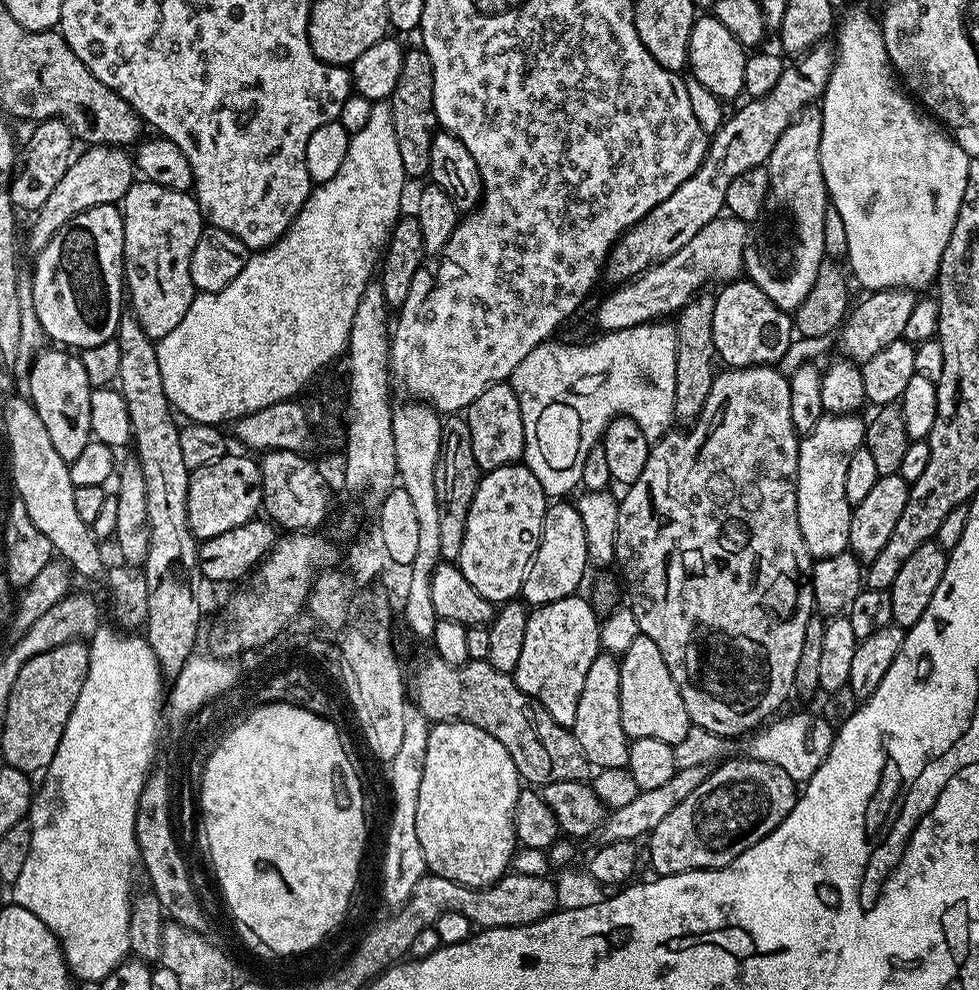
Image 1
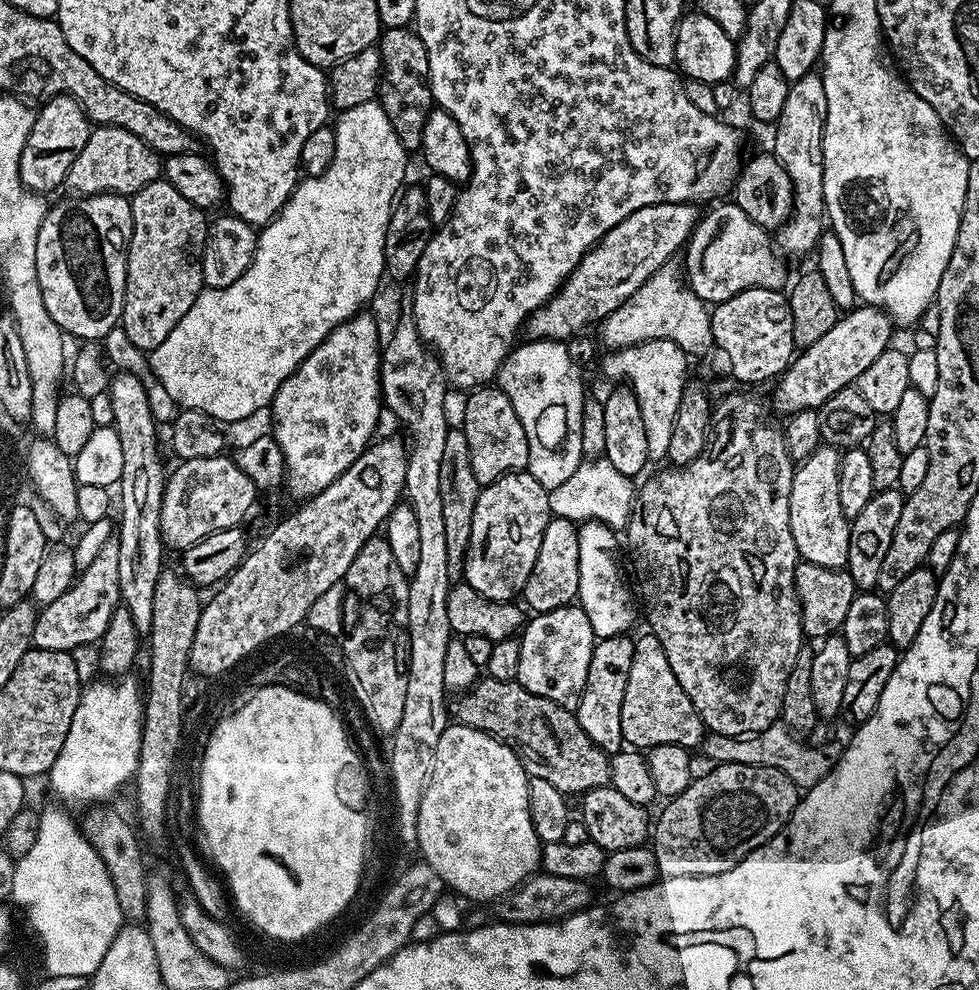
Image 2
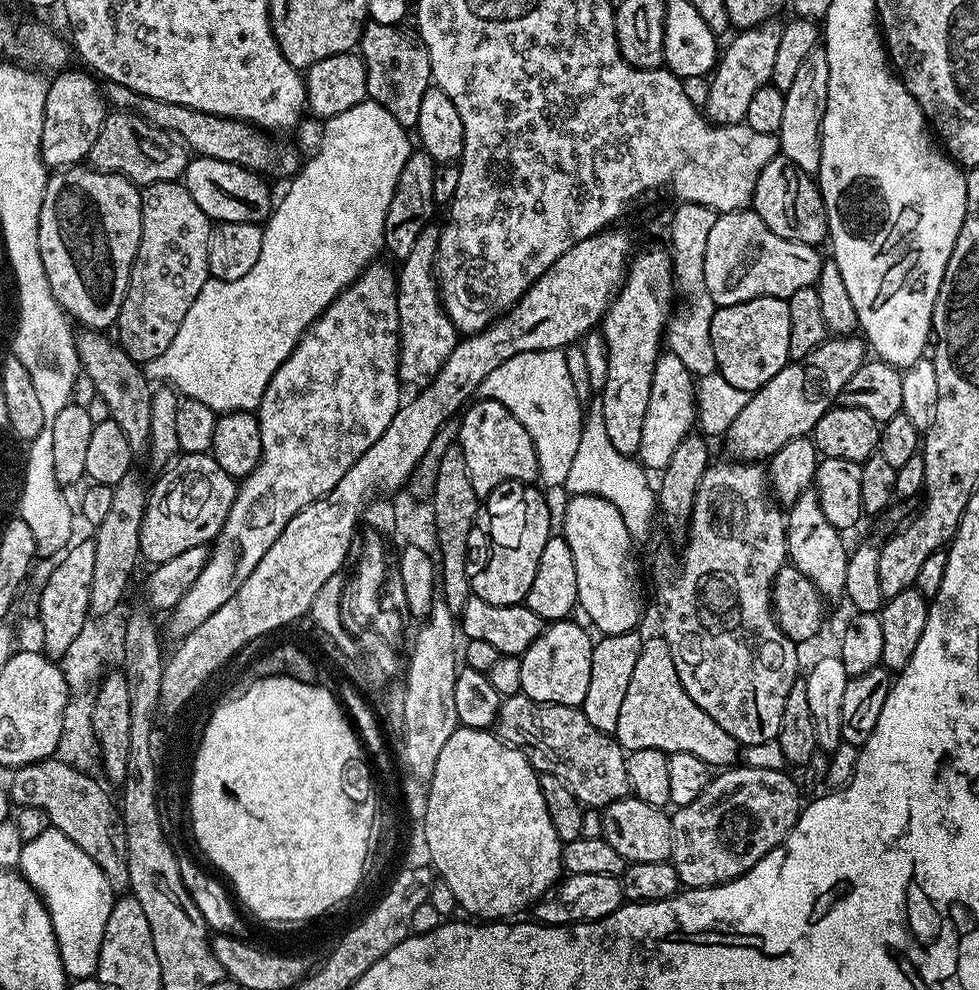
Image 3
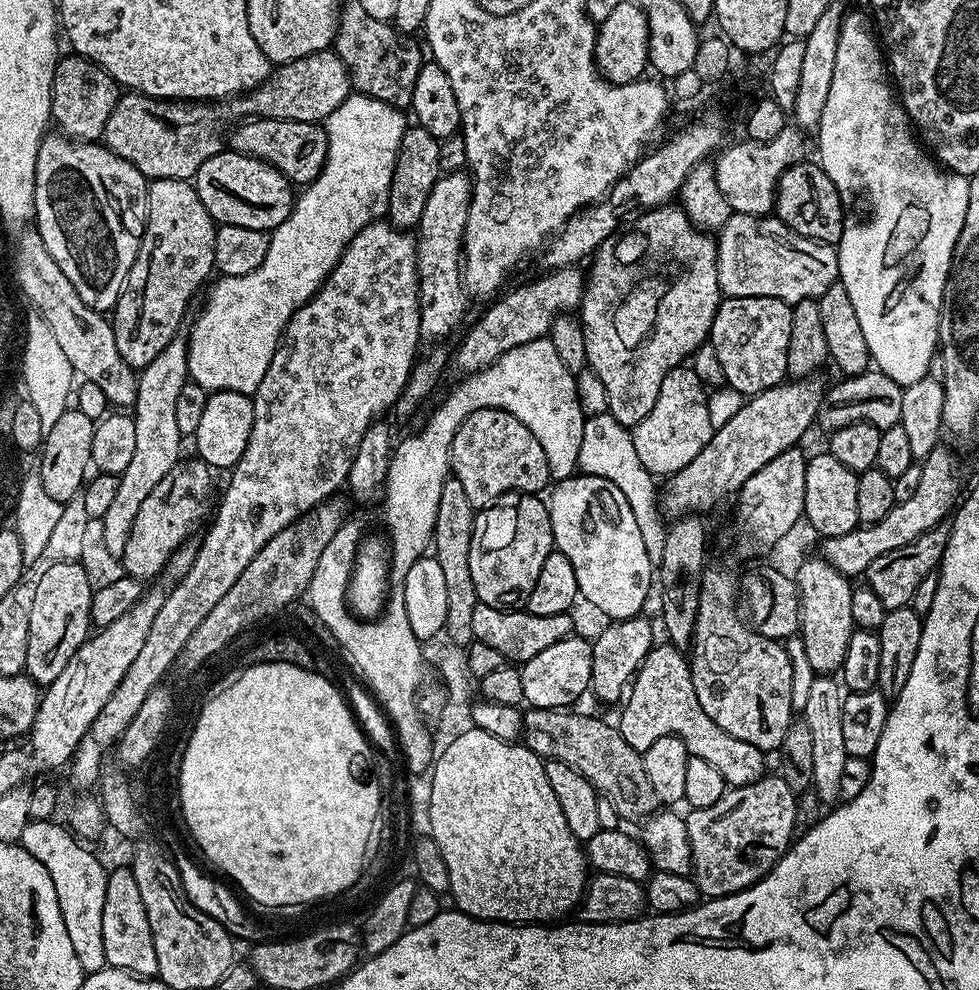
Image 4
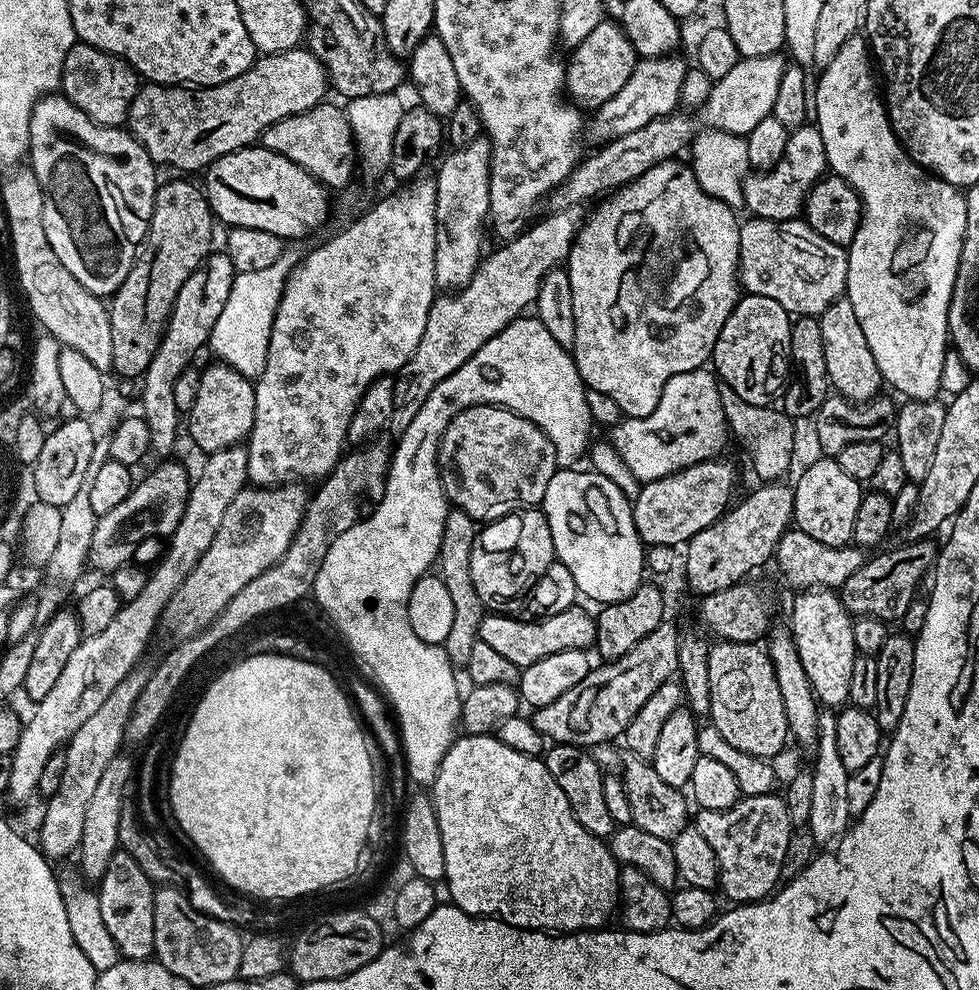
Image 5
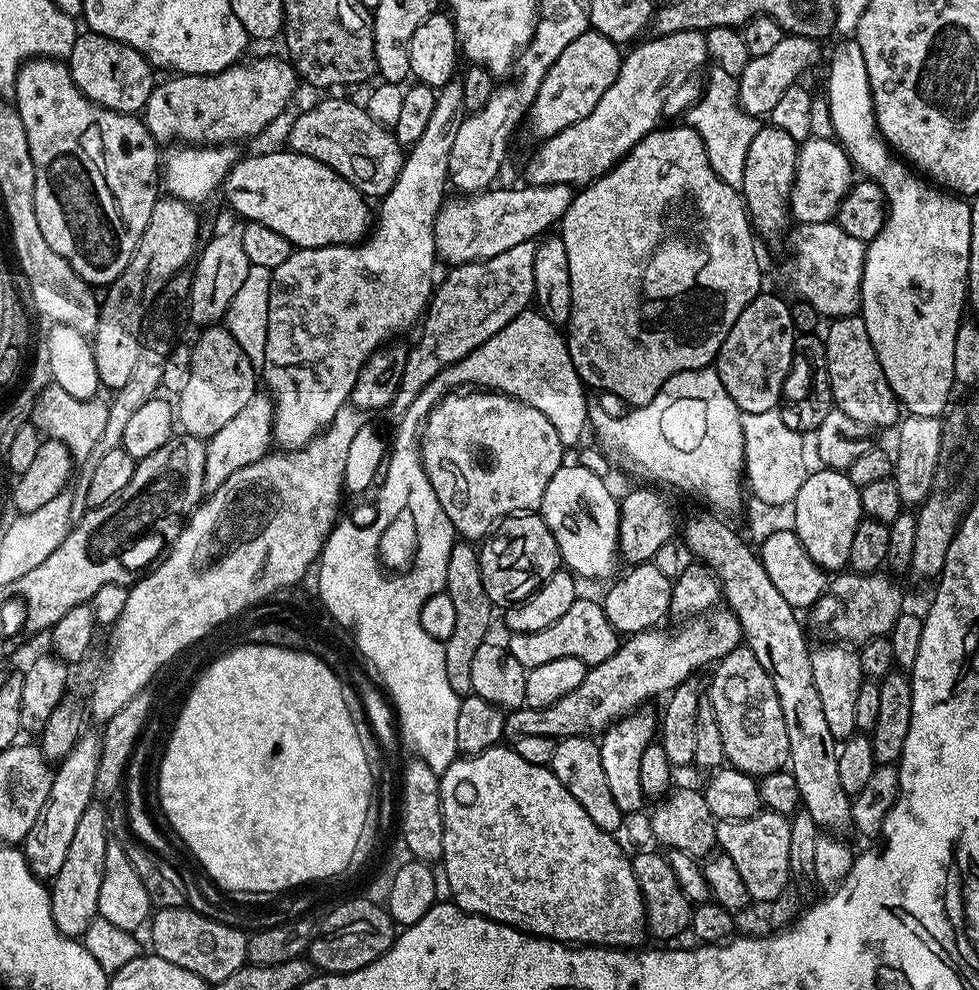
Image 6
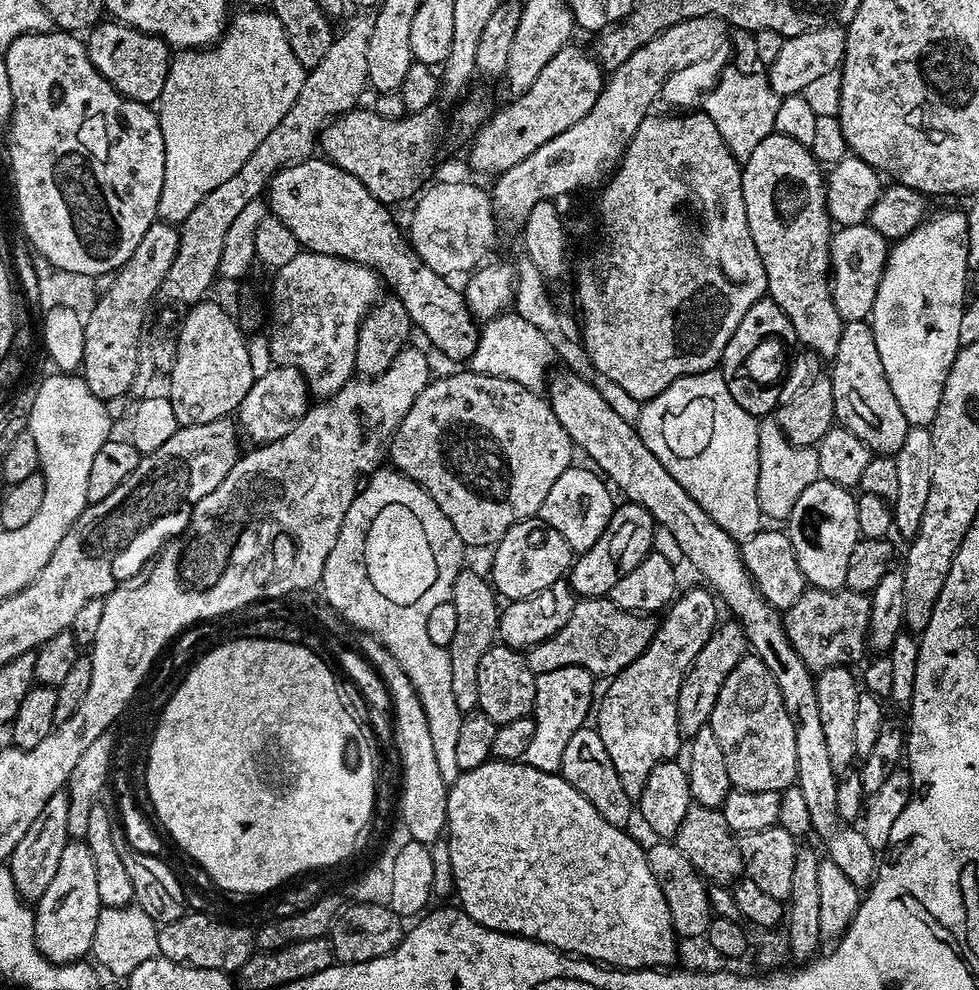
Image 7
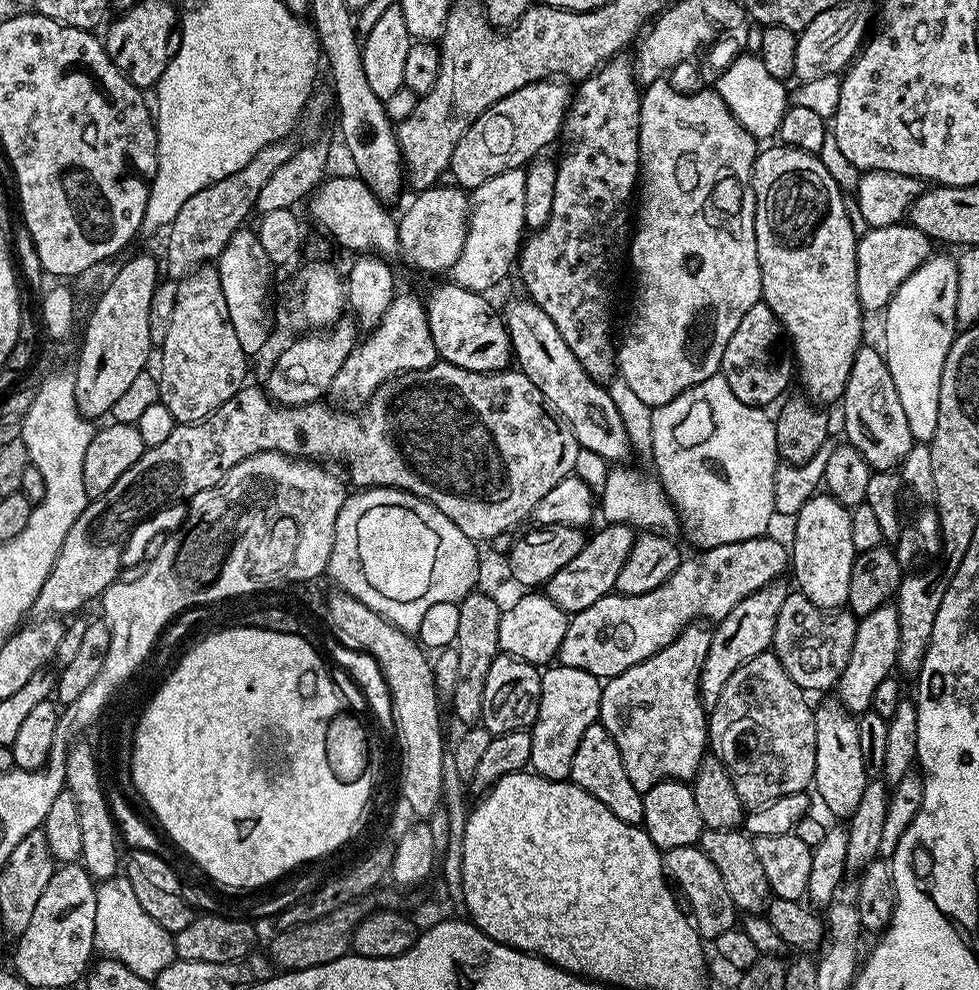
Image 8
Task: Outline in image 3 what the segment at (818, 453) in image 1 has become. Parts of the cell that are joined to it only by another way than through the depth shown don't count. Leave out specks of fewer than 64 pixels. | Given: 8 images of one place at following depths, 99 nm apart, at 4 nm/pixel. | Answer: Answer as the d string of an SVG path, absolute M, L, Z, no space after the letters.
M815 491L803 492L786 512L788 530L788 560L791 567L802 570L810 582L825 598L844 596L846 586L846 566L848 565L849 545L844 545L841 529L830 526L824 508L820 505L819 495Z

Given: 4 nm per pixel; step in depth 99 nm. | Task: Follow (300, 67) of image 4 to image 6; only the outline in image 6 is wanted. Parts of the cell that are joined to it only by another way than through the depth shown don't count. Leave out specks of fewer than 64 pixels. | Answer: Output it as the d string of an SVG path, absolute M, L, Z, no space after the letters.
M264 56L249 64L237 62L232 67L216 72L212 76L173 75L165 84L157 83L142 113L148 132L156 139L157 145L176 146L183 142L188 146L228 146L232 140L248 140L264 132L284 111L296 92L298 77L295 68L287 59Z

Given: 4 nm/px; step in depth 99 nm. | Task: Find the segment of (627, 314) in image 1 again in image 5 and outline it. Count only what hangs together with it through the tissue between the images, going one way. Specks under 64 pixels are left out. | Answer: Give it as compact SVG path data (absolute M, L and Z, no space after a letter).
M745 219L740 225L740 271L738 279L745 293L774 298L793 317L815 316L825 312L835 300L845 295L848 286L848 253L841 245L826 242L803 219Z

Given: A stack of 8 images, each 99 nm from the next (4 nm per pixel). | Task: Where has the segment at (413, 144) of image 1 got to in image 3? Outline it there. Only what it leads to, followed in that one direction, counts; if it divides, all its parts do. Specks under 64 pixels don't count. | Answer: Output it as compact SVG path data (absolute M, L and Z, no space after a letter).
M371 22L364 25L358 45L358 55L366 66L368 99L386 106L394 118L409 130L418 122L418 106L422 106L422 94L433 83L430 54L419 35L407 32L407 27L391 24L382 26Z

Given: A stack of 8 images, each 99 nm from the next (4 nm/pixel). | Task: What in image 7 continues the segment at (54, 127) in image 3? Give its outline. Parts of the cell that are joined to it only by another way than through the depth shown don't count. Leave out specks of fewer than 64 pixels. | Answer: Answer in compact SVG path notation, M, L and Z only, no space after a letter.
M108 18L97 23L87 33L86 43L90 62L94 64L98 74L102 74L102 78L106 78L110 86L114 86L114 90L118 90L134 102L142 102L149 106L159 101L170 63L170 49L160 37L140 32L129 24L121 24Z

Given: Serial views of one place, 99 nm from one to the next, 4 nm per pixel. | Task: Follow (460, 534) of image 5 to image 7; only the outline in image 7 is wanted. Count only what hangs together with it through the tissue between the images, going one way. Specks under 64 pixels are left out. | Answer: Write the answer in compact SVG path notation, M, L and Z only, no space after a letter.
M461 570L458 578L452 587L451 604L454 606L454 614L458 618L458 626L454 626L454 638L447 646L448 657L450 658L450 686L454 690L454 702L458 702L458 710L461 714L467 714L477 711L479 702L478 688L478 668L479 662L486 650L497 643L498 629L500 626L501 605L496 605L498 601L498 593L487 579L484 580L476 572L468 572L469 570Z

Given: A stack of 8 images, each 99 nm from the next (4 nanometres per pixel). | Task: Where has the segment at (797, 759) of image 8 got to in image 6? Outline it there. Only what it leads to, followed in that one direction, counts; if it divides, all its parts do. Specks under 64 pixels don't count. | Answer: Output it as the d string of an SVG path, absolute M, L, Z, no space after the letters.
M746 646L735 648L715 665L712 685L706 688L707 699L712 701L712 709L718 718L718 730L722 730L722 746L725 761L731 767L742 770L748 776L761 777L771 772L781 771L788 763L788 739L786 722L782 718L782 706L778 702L778 690L770 682L770 674L762 670L762 662Z

